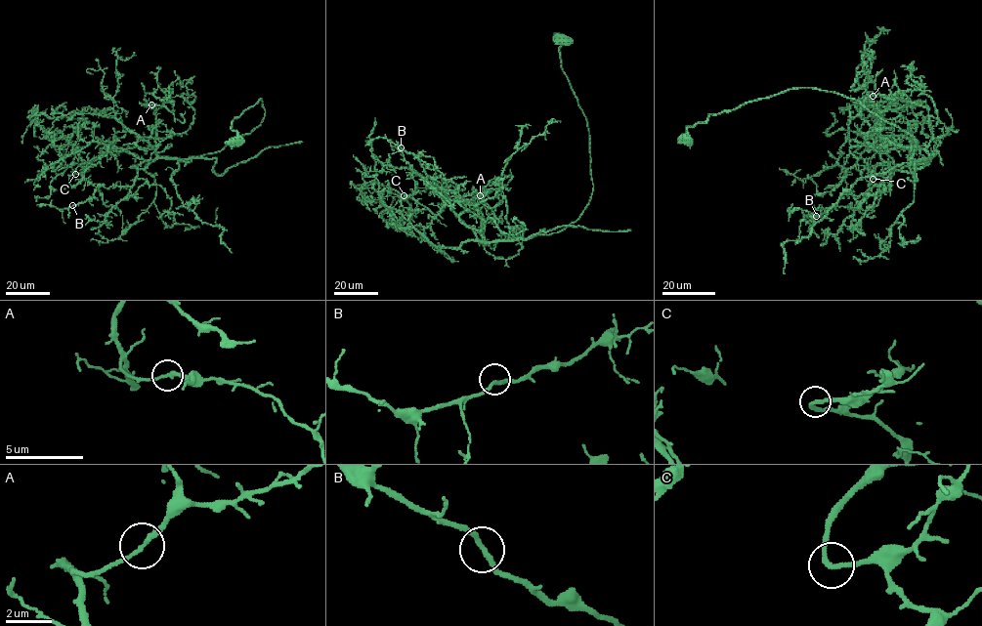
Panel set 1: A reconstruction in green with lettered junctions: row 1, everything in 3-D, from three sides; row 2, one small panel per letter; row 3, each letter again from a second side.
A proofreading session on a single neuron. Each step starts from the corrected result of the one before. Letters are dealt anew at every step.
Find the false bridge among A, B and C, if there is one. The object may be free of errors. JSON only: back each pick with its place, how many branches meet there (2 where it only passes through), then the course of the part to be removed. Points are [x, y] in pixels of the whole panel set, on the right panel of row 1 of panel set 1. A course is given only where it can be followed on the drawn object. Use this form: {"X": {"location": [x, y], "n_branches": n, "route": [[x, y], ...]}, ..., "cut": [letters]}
{"cut": []}

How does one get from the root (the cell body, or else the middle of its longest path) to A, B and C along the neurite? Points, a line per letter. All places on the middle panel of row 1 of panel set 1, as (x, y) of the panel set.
A: (564, 39), (561, 66), (589, 134), (588, 203), (559, 231), (484, 245), (485, 219), (474, 197), (480, 195)
B: (564, 39), (561, 66), (587, 123), (593, 186), (565, 229), (481, 241), (458, 217), (458, 193), (401, 147)
C: (564, 39), (593, 186), (576, 221), (437, 247), (408, 221), (417, 204), (404, 195)

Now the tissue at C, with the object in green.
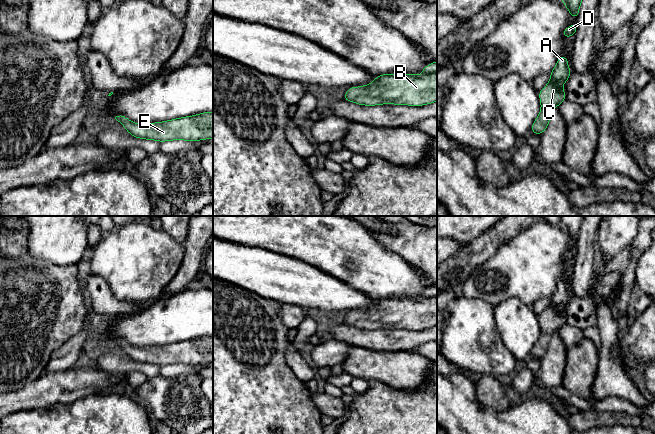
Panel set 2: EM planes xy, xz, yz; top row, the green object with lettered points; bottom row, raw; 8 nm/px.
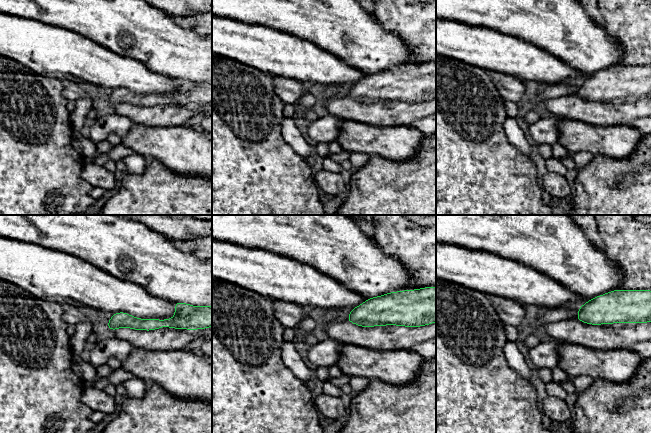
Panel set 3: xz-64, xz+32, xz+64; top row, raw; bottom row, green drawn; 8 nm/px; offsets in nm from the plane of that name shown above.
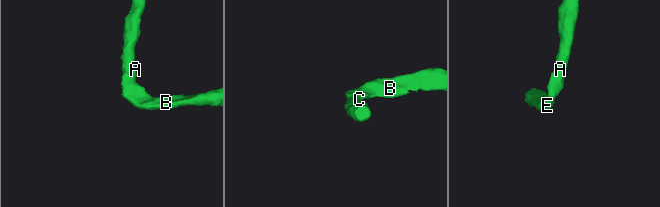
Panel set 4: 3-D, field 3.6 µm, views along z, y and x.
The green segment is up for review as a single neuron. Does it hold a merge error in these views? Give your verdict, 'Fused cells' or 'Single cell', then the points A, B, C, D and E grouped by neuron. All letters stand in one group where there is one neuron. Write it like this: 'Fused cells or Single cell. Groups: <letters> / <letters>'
Single cell. Groups: A B C D E

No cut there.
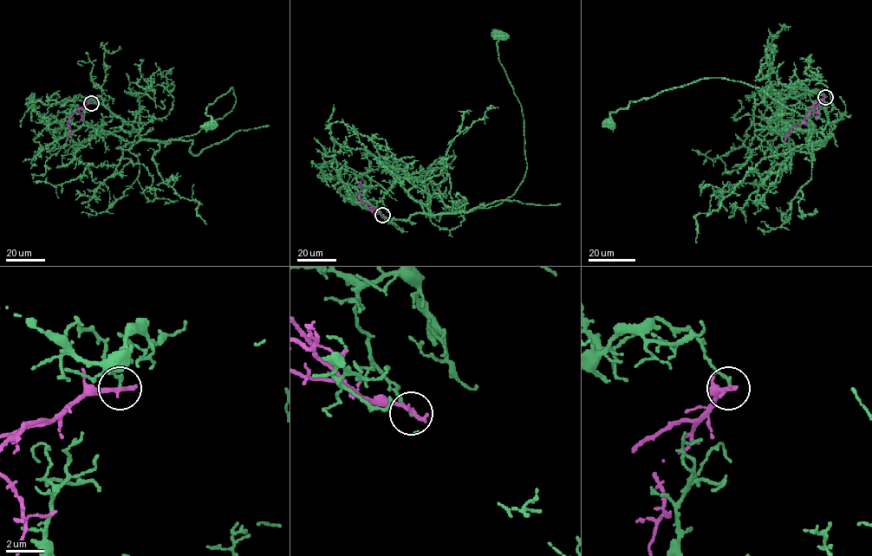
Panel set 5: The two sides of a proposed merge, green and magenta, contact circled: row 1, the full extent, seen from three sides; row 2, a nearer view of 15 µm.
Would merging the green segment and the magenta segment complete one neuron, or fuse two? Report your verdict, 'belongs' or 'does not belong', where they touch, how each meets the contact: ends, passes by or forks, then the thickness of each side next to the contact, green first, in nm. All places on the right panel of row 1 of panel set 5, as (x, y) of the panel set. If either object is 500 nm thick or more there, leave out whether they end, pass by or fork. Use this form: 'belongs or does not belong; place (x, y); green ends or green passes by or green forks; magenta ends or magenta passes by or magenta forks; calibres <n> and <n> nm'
does not belong; place (825, 97); green ends; magenta ends; calibres 150 and 320 nm

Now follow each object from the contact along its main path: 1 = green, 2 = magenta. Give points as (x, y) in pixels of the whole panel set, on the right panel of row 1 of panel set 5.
1: (825, 97), (816, 88), (784, 98), (779, 113), (823, 142), (763, 90), (721, 78), (630, 101), (608, 124)
2: (825, 97), (816, 102), (803, 123), (796, 125), (784, 140)

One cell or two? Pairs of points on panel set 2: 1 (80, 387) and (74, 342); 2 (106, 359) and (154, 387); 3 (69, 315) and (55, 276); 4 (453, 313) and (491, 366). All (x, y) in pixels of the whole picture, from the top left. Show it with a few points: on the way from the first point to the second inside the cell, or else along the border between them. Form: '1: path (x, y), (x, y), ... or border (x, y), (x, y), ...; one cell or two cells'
1: border (72, 367), (66, 370), (49, 372); two cells
2: border (158, 374), (147, 379); two cells
3: path (59, 305), (55, 301), (55, 286); one cell
4: path (466, 326), (469, 329), (470, 339), (484, 353); one cell

